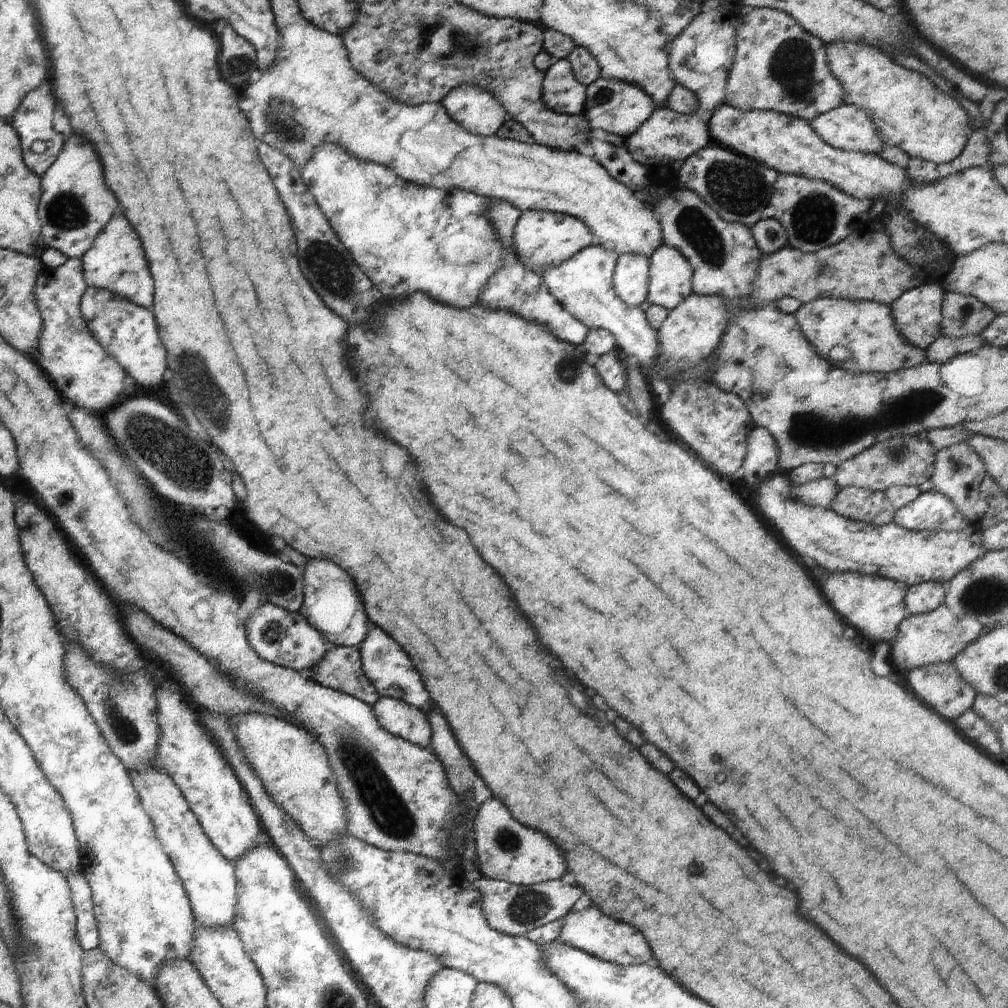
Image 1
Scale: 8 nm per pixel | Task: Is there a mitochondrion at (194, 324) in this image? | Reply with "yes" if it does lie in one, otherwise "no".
no

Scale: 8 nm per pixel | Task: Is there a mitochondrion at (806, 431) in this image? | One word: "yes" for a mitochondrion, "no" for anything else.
yes

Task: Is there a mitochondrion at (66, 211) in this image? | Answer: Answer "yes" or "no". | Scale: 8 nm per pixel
yes

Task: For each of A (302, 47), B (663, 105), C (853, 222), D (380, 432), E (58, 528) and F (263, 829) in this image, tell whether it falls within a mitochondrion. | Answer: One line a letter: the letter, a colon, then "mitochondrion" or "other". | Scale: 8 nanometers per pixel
A: other
B: other
C: mitochondrion
D: other
E: other
F: other

